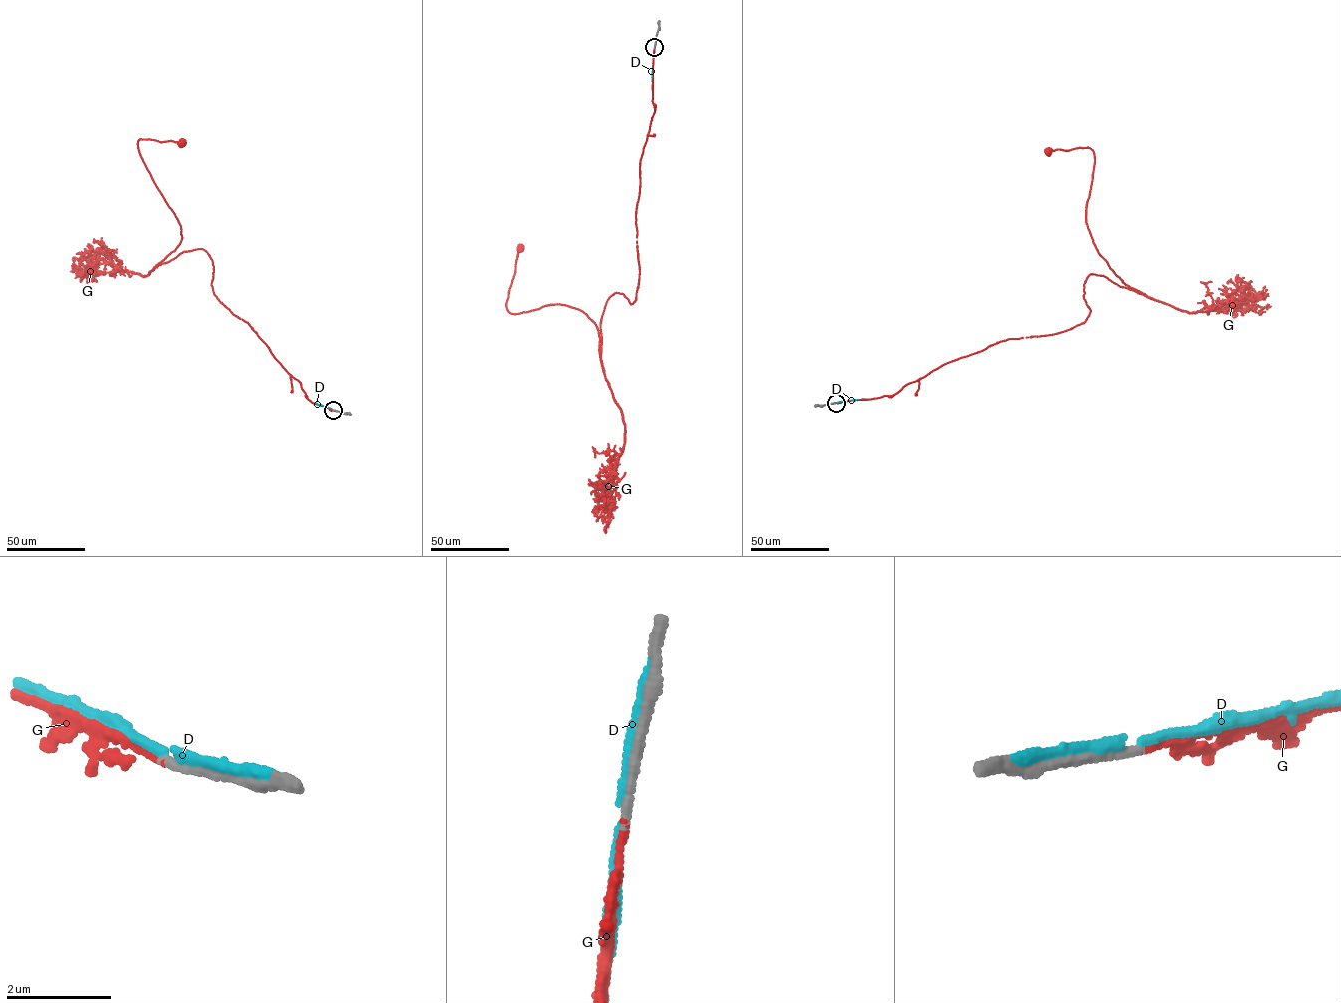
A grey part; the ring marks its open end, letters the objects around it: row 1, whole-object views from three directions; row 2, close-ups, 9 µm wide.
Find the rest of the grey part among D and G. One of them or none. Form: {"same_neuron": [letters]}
{"same_neuron": ["G"]}

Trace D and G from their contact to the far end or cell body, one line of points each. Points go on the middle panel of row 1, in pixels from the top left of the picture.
D: (655, 45), (652, 79)
G: (654, 48), (638, 287), (631, 304), (607, 300), (605, 376), (582, 311), (508, 311), (520, 248)

